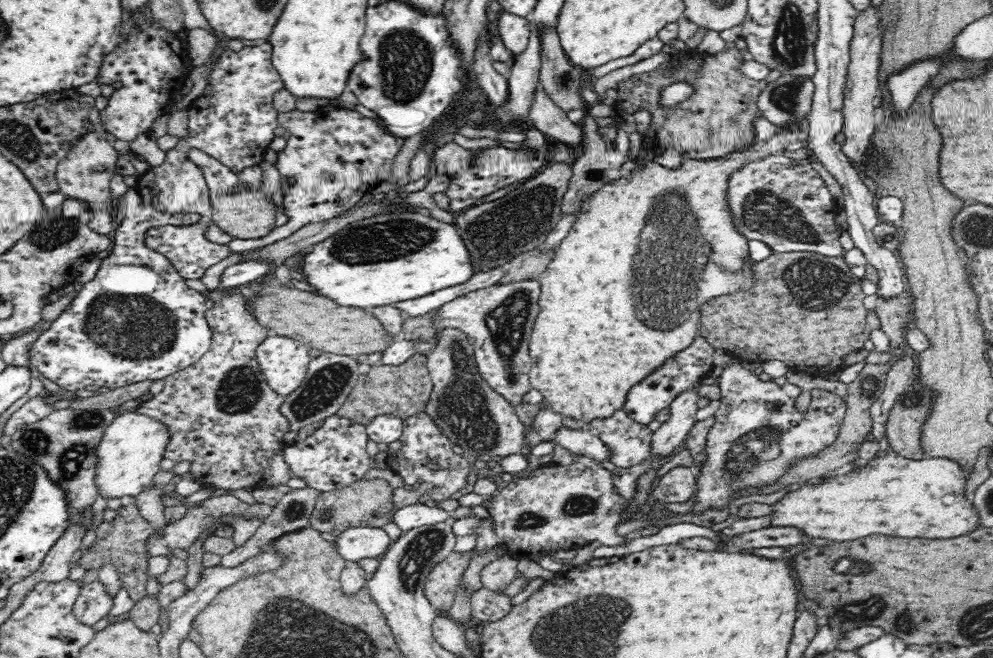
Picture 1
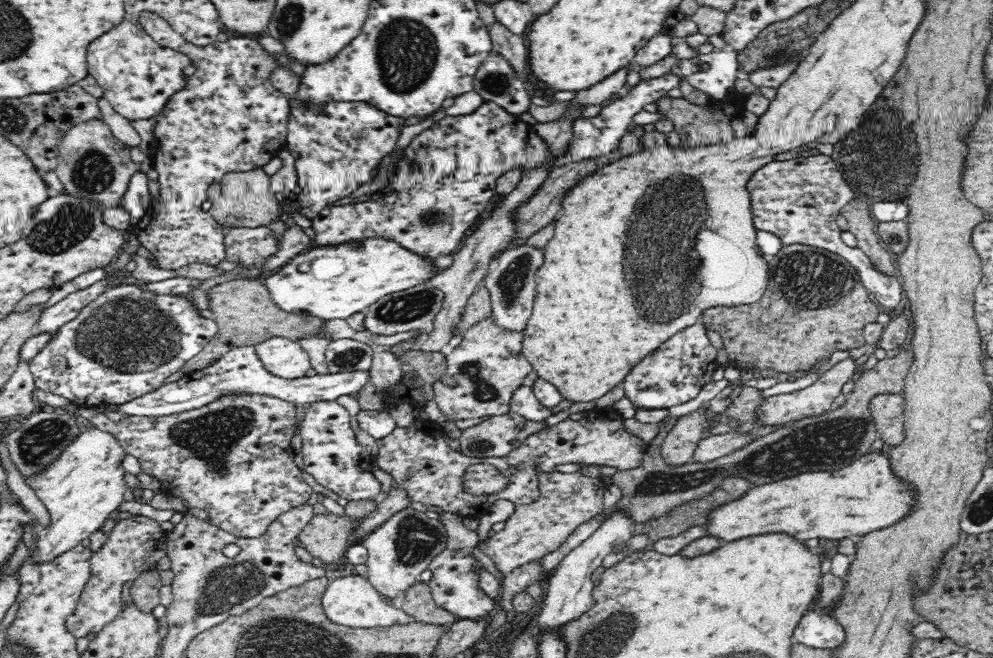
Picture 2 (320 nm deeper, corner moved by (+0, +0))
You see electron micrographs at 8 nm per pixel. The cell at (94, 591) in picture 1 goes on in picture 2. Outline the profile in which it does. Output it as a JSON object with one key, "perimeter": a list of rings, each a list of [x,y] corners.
{"perimeter":[[[116,511],[113,518],[116,519],[116,524],[108,533],[106,542],[91,556],[92,578],[88,580],[82,594],[79,596],[76,610],[72,614],[68,614],[64,620],[64,627],[66,627],[68,633],[76,638],[88,636],[92,632],[97,633],[102,630],[103,625],[111,623],[123,610],[124,603],[120,599],[120,596],[122,596],[122,584],[127,581],[134,581],[142,572],[155,569],[158,562],[164,556],[167,556],[167,532],[160,527],[160,521],[143,515],[118,518]]]}

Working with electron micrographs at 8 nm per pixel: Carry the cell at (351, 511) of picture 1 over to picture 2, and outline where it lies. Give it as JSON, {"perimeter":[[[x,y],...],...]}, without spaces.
{"perimeter":[[[332,513],[316,516],[313,515],[312,520],[304,527],[304,530],[297,536],[304,550],[307,550],[312,557],[319,558],[325,568],[336,567],[336,562],[340,556],[344,555],[344,551],[348,548],[349,536],[357,525],[357,521],[344,515],[342,517],[335,516]]]}

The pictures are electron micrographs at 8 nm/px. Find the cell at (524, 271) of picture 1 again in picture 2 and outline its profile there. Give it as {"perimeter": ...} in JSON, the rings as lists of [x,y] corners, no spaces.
{"perimeter":[[[482,285],[468,299],[464,312],[460,314],[458,322],[452,328],[452,336],[462,335],[472,328],[472,325],[478,324],[481,320],[490,319],[490,312],[490,293]]]}

